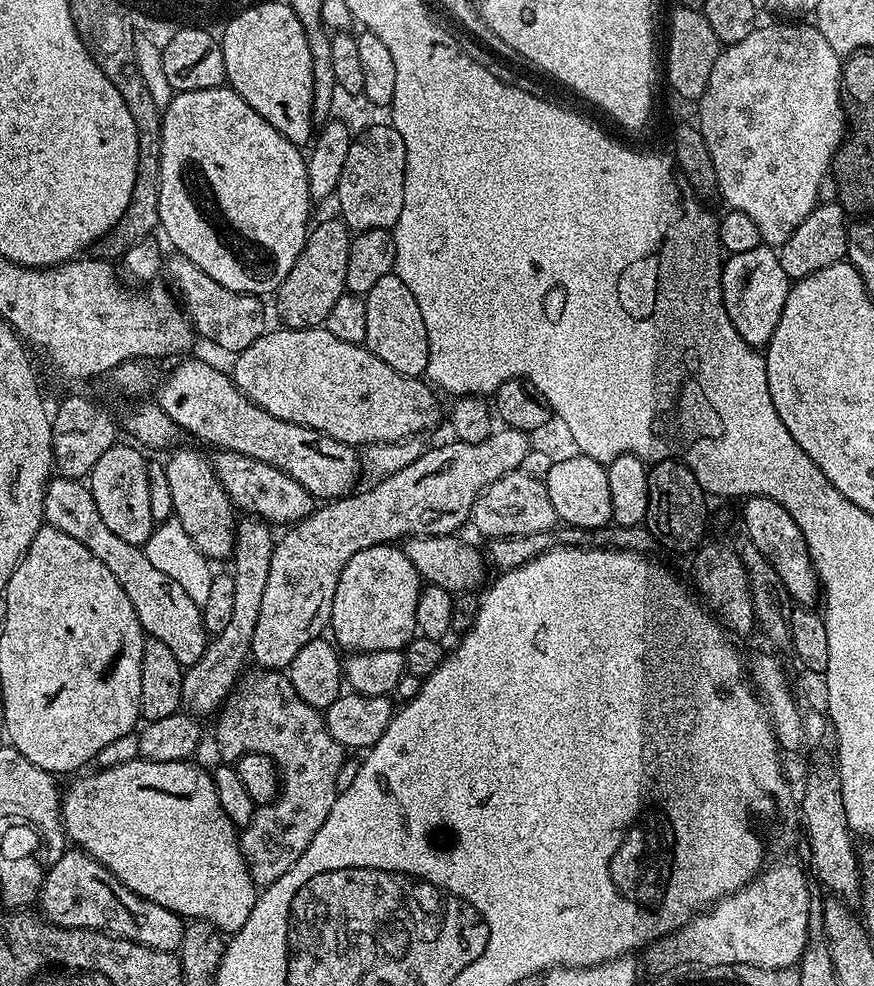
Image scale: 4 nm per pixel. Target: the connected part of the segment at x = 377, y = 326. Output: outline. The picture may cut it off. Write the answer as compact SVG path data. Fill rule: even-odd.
M394 274L381 278L363 297L366 306L366 338L364 344L386 366L398 370L398 374L423 377L428 371L428 339L422 322L422 310L410 294L410 286Z

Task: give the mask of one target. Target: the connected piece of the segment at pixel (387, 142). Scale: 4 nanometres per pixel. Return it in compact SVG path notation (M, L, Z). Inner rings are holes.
M378 122L374 127L359 133L352 141L350 154L346 154L342 178L338 178L334 200L340 203L339 219L353 233L395 228L398 214L402 214L405 174L406 146L402 134L398 134L391 123Z

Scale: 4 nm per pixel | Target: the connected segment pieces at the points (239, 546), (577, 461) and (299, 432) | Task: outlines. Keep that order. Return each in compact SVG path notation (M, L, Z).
M244 518L237 523L234 531L236 537L230 557L234 610L230 614L230 622L205 643L202 658L187 665L182 678L183 707L197 718L205 718L212 711L215 713L228 699L238 677L245 671L244 659L247 661L252 651L254 630L258 626L258 610L262 610L262 594L266 591L266 581L270 575L270 558L274 547L273 529L265 521Z
M571 455L564 456L561 460L560 457L553 459L550 474L543 479L557 521L570 528L585 530L609 527L612 524L612 511L607 467L589 456Z
M184 360L155 389L155 403L161 410L170 414L170 418L185 433L197 436L204 444L213 444L213 449L242 454L246 458L254 458L258 462L266 462L266 466L274 466L282 470L282 474L290 474L294 482L298 482L317 501L338 500L357 491L356 484L362 477L362 465L358 452L351 444L343 444L313 428L307 428L294 422L286 422L282 418L274 418L274 414L266 414L253 400L248 399L236 389L231 375L204 360Z

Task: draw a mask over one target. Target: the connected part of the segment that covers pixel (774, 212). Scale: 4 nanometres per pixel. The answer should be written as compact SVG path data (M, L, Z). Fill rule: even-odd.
M811 23L808 24L768 24L757 26L752 29L750 34L746 34L746 38L742 38L742 42L737 44L729 44L719 54L714 62L714 68L710 70L708 78L708 85L704 92L698 97L698 105L700 104L700 120L698 119L698 127L700 133L706 138L706 146L710 146L710 158L714 158L714 174L716 175L716 186L719 195L724 195L725 205L734 210L742 210L742 214L746 214L754 222L754 226L758 226L758 234L761 241L768 246L779 246L787 242L790 234L794 234L794 230L798 230L798 226L802 226L802 222L808 217L809 214L816 208L816 199L818 198L818 186L822 183L822 178L829 175L832 166L832 157L836 155L837 150L840 149L840 143L844 141L846 135L846 113L842 103L842 57L834 54L834 50L830 50L826 38L822 38L822 34Z

